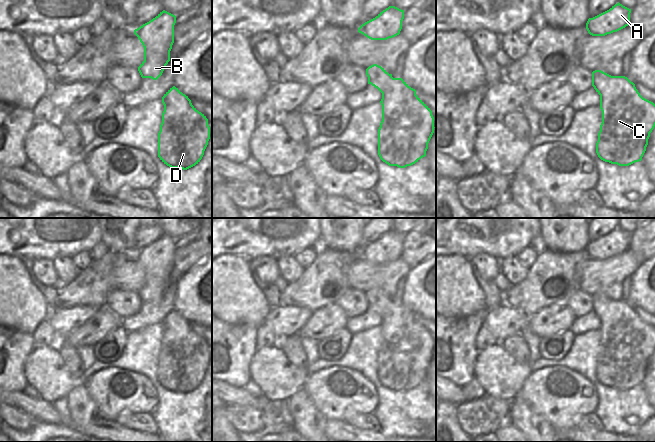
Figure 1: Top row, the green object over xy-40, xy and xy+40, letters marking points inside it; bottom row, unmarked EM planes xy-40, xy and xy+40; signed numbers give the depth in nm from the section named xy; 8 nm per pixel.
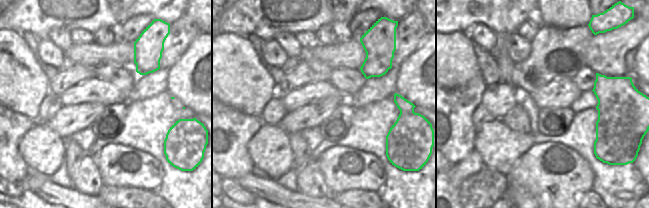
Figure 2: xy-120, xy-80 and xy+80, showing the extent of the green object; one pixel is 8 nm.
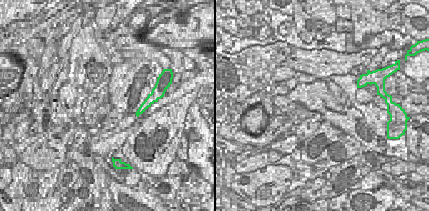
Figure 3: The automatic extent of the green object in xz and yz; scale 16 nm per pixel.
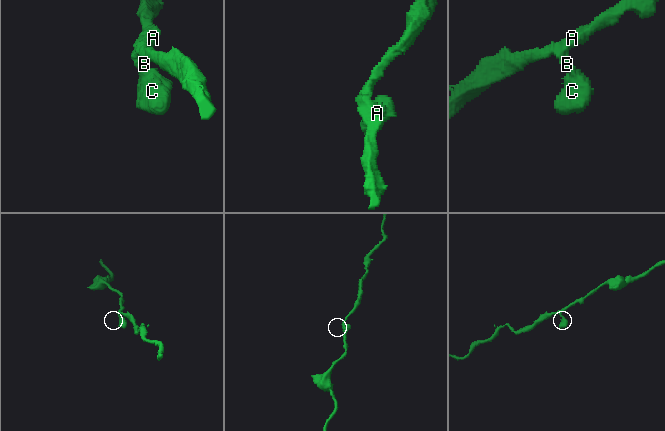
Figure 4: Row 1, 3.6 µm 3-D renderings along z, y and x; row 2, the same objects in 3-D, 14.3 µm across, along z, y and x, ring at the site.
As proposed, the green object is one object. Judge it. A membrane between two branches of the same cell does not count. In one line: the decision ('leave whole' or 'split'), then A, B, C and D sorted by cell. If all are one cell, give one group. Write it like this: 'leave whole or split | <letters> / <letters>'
leave whole | A B C D

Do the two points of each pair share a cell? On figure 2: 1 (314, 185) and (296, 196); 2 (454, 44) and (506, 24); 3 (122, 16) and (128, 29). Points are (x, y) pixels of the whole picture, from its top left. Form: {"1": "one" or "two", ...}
{"1": "two", "2": "two", "3": "two"}

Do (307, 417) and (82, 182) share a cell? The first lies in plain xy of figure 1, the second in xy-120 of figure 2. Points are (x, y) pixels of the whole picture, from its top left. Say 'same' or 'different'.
same

